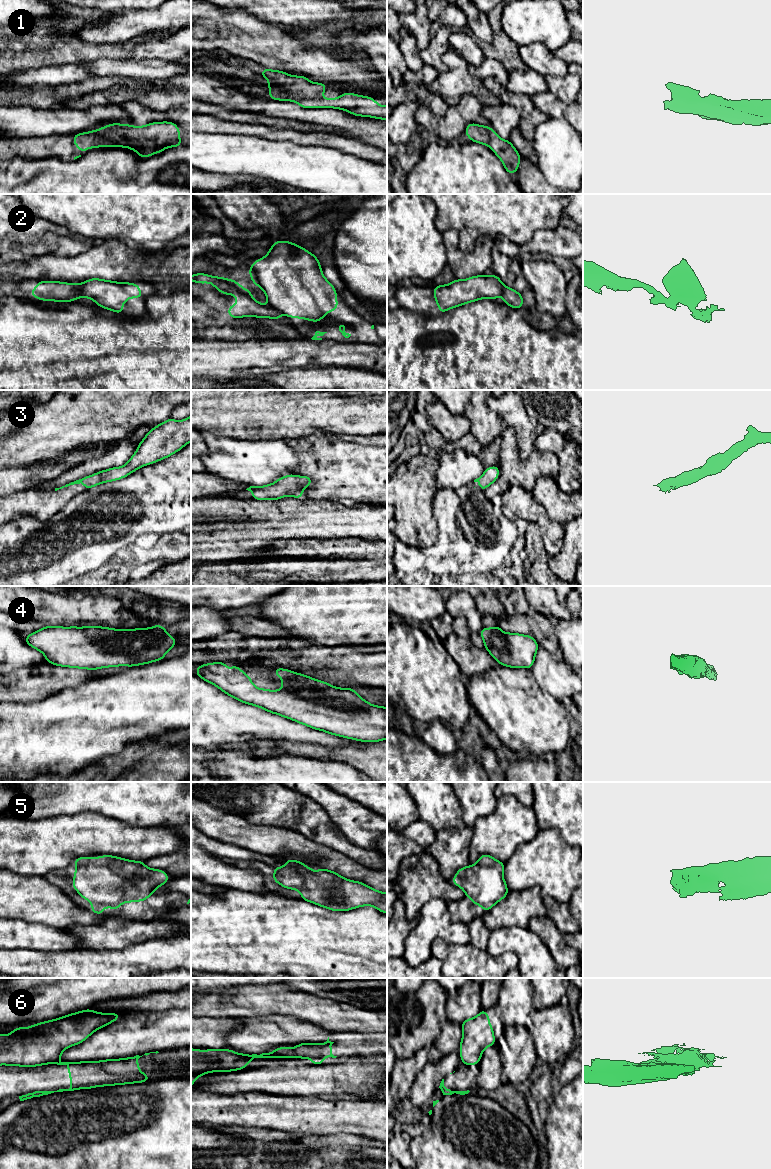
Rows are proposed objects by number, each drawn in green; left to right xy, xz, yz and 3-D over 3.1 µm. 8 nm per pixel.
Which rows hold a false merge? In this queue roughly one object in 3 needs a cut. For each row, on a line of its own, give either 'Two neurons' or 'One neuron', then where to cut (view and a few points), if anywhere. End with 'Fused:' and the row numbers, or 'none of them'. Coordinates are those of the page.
1: One neuron. No split
2: Two neurons. Split along xy (77, 284), (83, 296)
3: One neuron. No split
4: One neuron. No split
5: One neuron. No split
6: Two neurons. Split along xz (244, 1054), (255, 1057)
Fused: 2, 6

